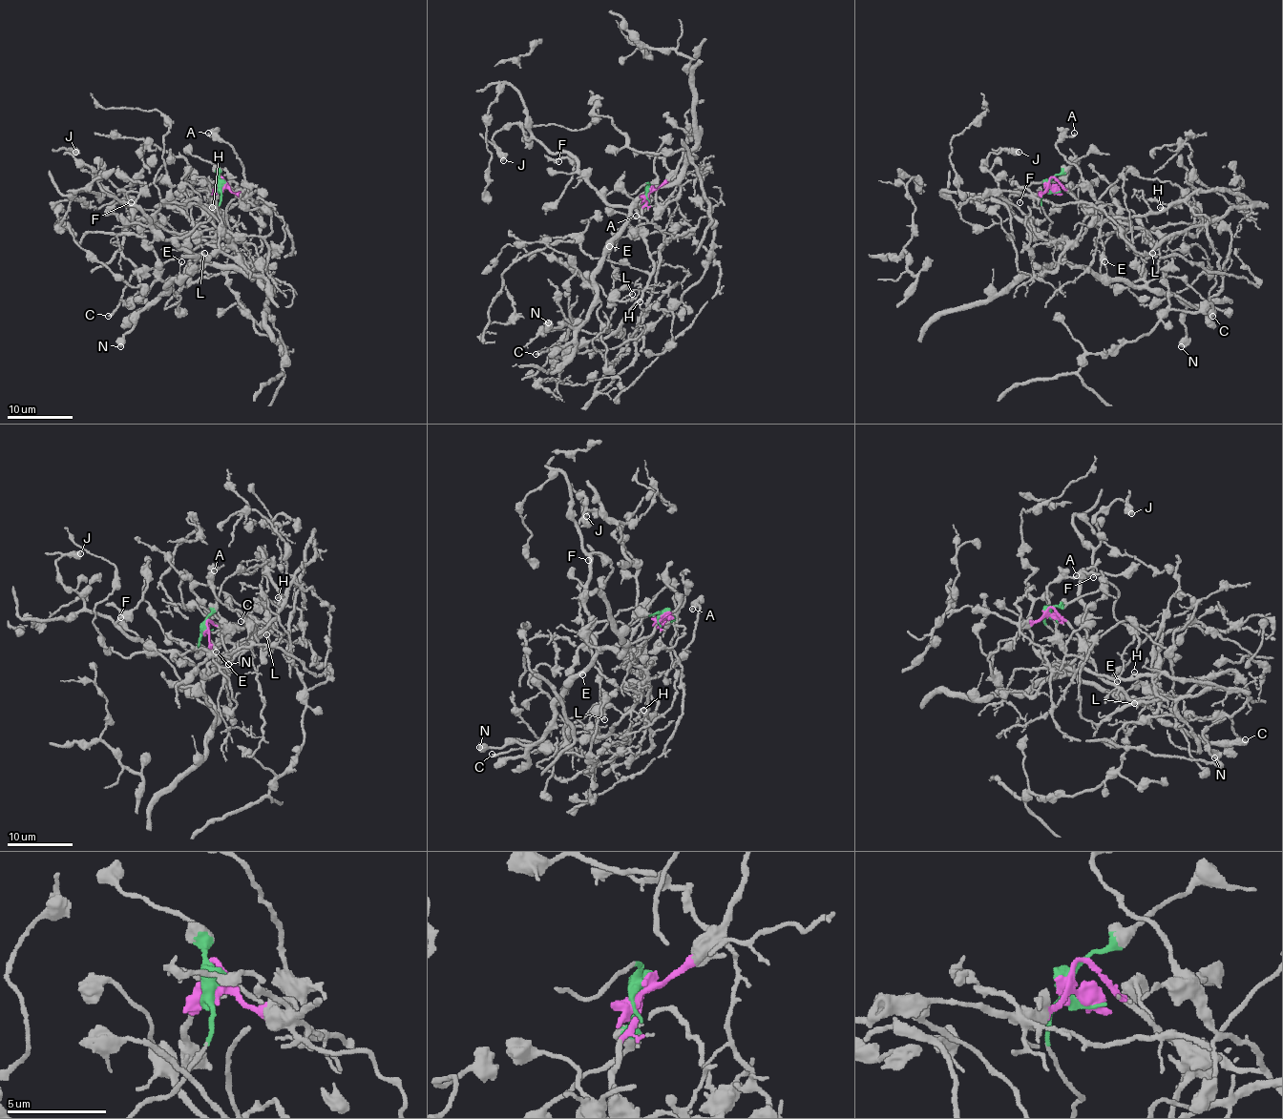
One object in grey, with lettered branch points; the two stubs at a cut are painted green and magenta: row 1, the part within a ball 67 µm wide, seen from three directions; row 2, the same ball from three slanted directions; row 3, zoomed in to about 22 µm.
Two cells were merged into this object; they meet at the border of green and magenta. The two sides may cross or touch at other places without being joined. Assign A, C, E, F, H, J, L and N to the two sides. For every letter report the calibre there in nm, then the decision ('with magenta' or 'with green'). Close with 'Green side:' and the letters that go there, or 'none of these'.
A: calibre 200 nm; with magenta
C: calibre 240 nm; with magenta
E: calibre 120 nm; with green
F: calibre 110 nm; with green
H: calibre 140 nm; with magenta
J: calibre 650 nm; with green
L: calibre 150 nm; with magenta
N: calibre 650 nm; with green
Green side: E, F, J, N

